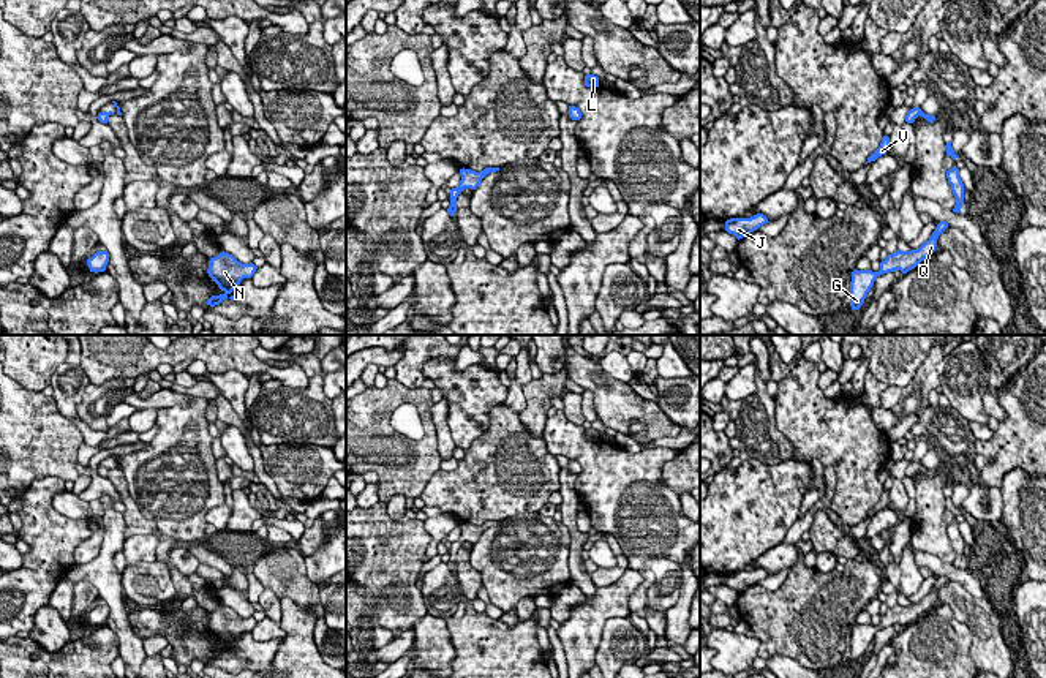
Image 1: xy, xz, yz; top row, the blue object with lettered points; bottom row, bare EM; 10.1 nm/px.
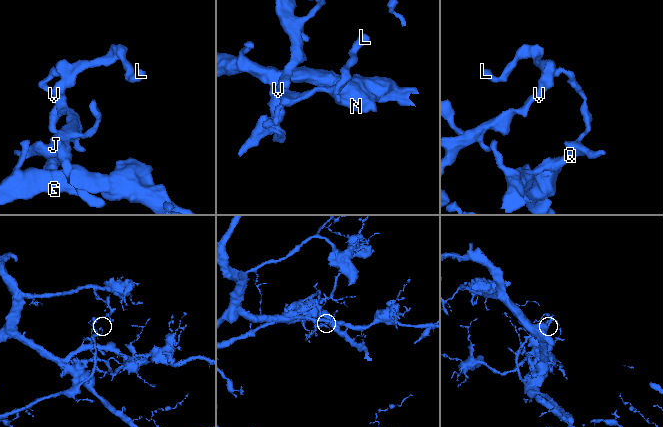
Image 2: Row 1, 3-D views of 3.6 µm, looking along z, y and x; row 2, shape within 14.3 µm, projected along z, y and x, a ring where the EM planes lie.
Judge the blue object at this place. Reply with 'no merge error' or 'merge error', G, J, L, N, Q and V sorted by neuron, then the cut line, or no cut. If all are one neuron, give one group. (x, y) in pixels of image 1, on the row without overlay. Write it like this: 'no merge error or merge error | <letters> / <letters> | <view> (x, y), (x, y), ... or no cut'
merge error | G N Q / J L V | xy (100, 473), (106, 474)

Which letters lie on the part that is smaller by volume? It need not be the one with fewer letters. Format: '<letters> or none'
J, L, V

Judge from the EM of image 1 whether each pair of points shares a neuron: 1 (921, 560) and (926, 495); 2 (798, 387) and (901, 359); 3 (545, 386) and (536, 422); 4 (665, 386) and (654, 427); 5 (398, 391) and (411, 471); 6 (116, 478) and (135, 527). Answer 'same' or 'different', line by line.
1: different
2: different
3: same
4: different
5: same
6: same

